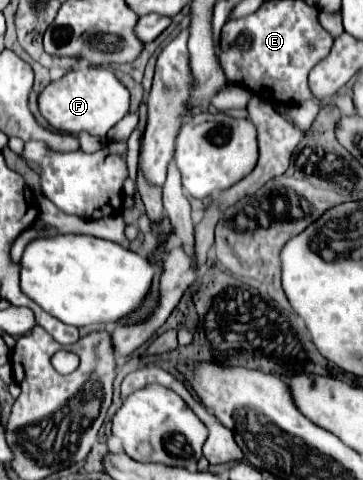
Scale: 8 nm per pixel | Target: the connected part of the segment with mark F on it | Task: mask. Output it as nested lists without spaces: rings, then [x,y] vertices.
[[[82,67],[68,71],[62,79],[52,81],[38,95],[40,115],[60,133],[78,135],[86,131],[96,137],[106,137],[106,133],[128,113],[130,93],[116,79],[110,69],[104,67]]]

